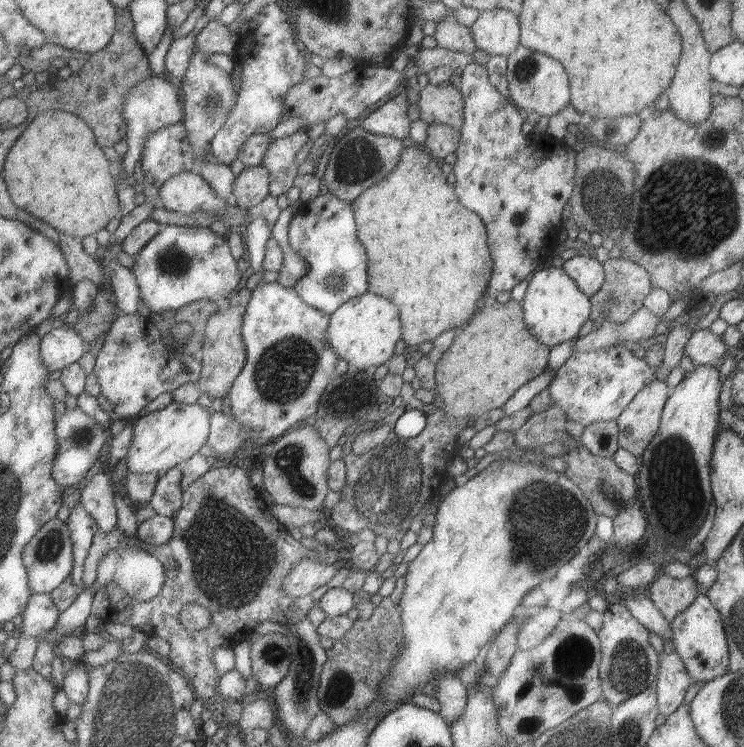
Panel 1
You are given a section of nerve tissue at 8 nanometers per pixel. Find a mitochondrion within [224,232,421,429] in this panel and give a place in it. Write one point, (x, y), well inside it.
(285, 373)

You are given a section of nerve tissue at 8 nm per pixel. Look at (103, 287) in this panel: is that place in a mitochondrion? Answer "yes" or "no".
no

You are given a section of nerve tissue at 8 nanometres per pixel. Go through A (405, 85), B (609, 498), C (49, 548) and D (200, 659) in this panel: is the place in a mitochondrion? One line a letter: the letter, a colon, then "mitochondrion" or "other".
A: other
B: mitochondrion
C: mitochondrion
D: other

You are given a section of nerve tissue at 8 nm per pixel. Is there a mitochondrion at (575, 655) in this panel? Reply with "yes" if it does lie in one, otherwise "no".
yes

